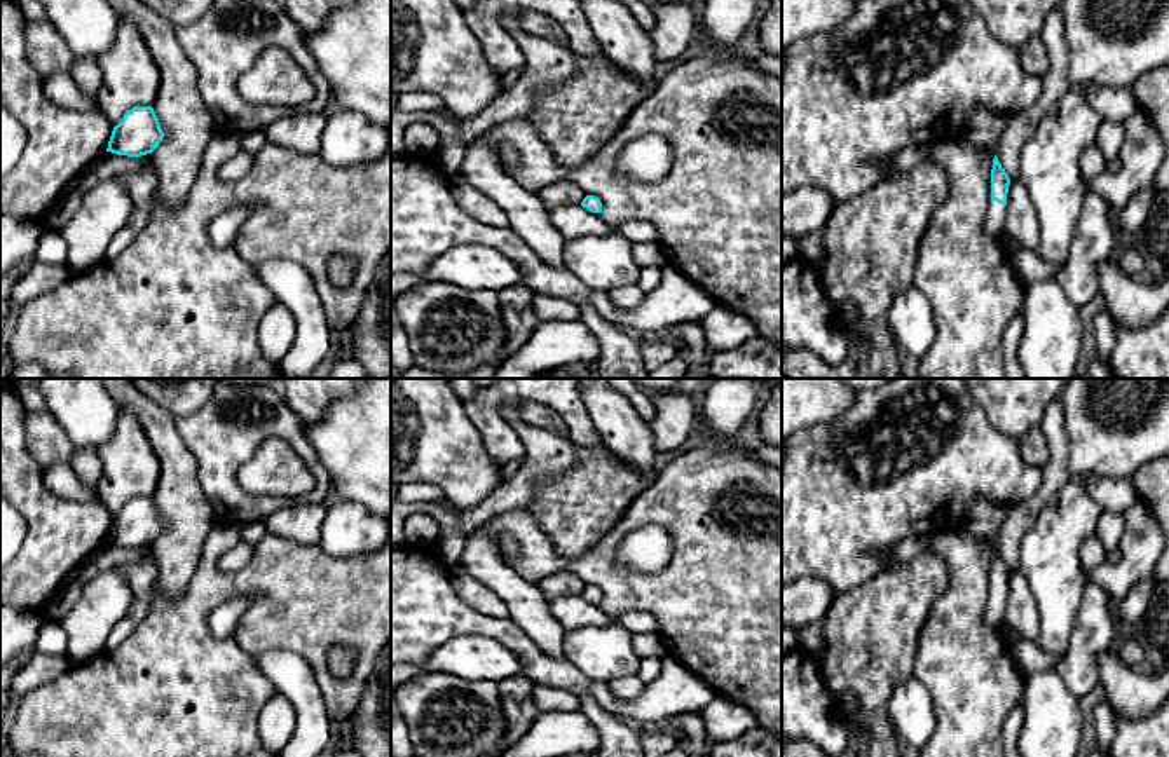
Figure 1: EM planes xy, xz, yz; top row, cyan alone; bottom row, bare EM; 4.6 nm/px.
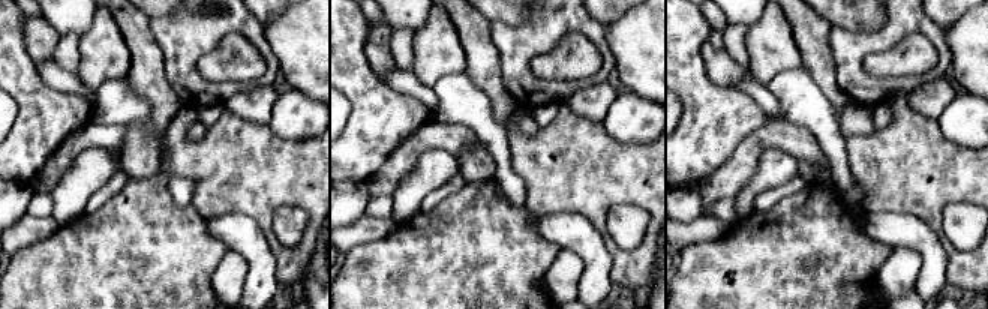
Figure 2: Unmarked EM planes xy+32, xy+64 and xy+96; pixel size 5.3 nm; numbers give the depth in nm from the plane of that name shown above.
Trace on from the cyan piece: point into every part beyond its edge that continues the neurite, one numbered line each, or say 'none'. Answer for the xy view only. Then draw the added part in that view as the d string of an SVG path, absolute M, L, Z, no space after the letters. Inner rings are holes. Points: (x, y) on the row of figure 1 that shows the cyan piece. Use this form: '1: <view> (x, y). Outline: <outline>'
none

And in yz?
1: yz (993, 224). Outline: M996 201L989 202L989 211L984 220L984 230L991 237L1002 237L1003 222L1005 222L1007 204L1000 204Z

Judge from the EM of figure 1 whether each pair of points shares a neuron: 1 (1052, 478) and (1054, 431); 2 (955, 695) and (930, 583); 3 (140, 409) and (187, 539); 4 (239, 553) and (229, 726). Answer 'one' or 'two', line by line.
1: one
2: two
3: one
4: two

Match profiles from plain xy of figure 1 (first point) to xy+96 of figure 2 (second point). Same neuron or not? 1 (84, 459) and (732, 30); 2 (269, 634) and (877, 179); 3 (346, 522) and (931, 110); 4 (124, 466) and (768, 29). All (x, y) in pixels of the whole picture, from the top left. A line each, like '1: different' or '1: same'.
1: same
2: same
3: different
4: same

